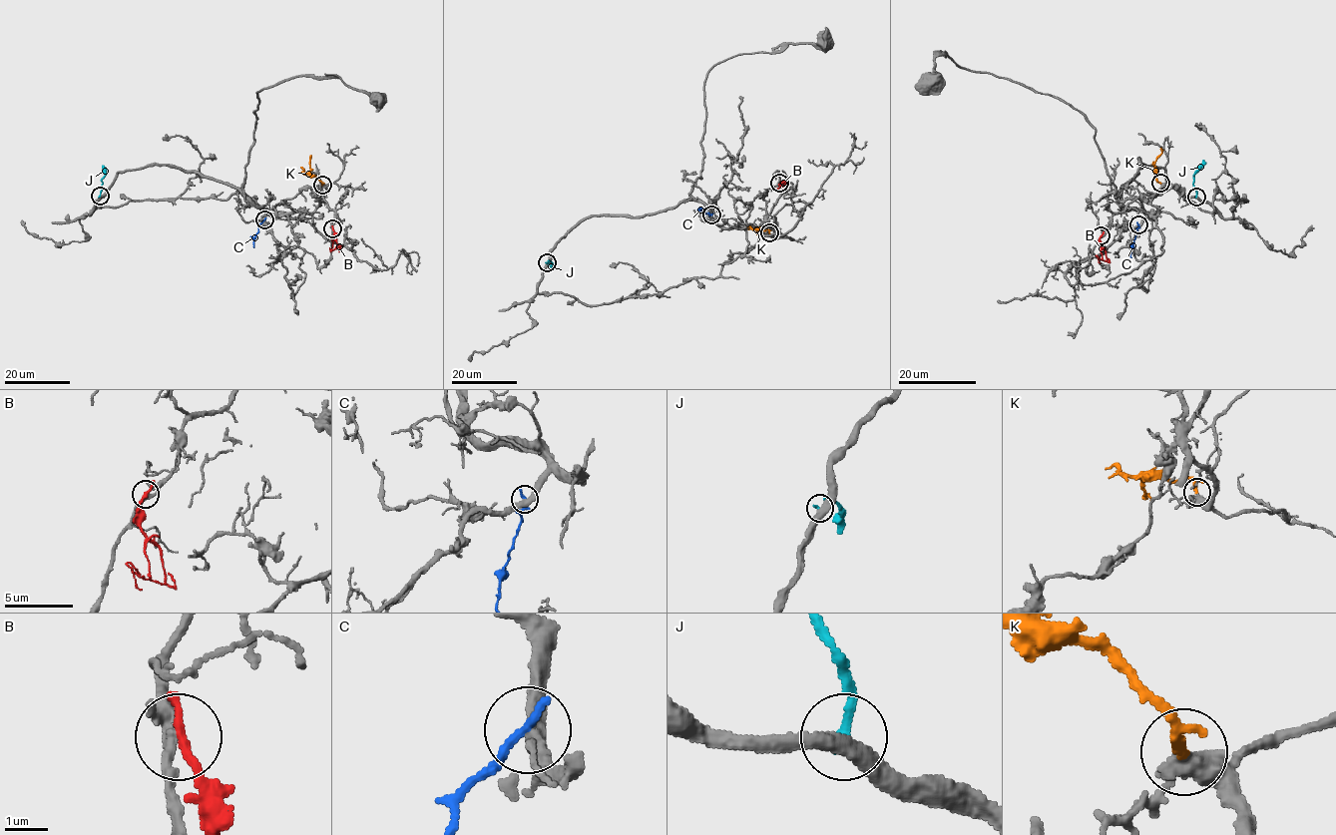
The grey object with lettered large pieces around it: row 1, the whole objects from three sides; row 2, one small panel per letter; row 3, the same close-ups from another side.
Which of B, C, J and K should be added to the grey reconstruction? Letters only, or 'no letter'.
K

